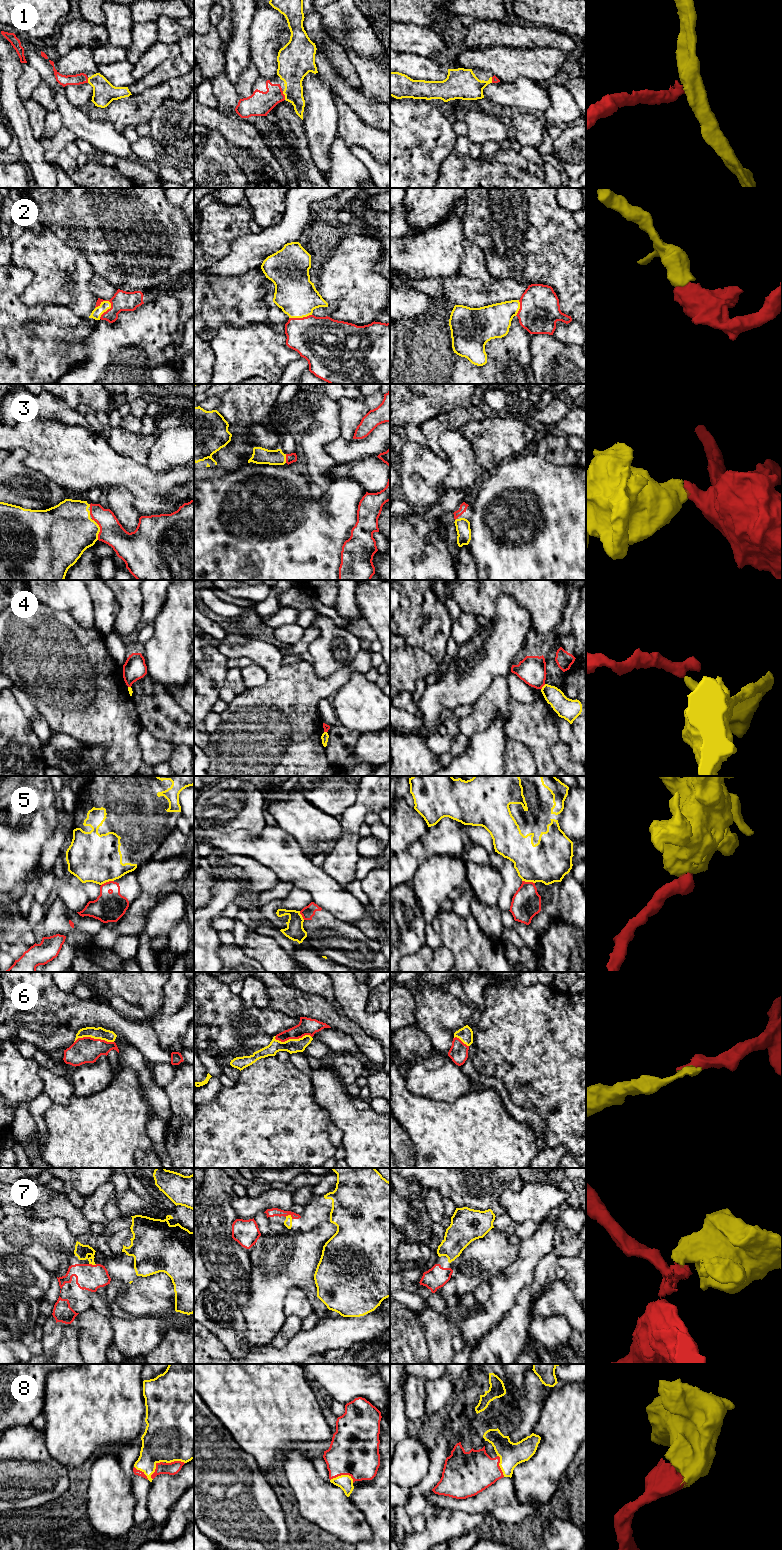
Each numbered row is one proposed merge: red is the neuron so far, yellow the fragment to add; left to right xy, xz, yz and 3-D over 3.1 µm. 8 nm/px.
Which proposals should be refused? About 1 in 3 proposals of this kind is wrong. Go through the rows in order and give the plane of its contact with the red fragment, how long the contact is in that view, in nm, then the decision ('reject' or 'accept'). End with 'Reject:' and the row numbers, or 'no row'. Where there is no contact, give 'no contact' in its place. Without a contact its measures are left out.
1: contact in xz; length 80 nm; accept
2: contact in xy; length 170 nm; accept
3: contact in xy; length 140 nm; accept
4: contact in yz; length 60 nm; reject
5: contact in xy; length 110 nm; reject
6: contact in xy; length 320 nm; accept
7: contact in xz; length 70 nm; accept
8: contact in xz; length 190 nm; accept
Reject: 4, 5

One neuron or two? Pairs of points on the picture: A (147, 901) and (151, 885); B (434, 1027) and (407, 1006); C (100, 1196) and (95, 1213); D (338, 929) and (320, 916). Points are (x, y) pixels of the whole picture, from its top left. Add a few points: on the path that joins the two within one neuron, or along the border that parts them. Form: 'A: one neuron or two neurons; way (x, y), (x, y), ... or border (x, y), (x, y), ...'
A: two neurons; border (142, 892), (147, 893)
B: two neurons; border (413, 992), (416, 1023)
C: one neuron; way (97, 1200), (96, 1209)
D: one neuron; way (334, 925), (324, 920)

